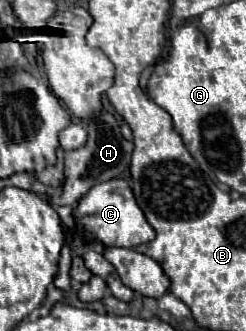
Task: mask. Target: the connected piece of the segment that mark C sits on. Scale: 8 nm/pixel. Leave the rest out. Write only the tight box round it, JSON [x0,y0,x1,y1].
[74,179,154,247]

